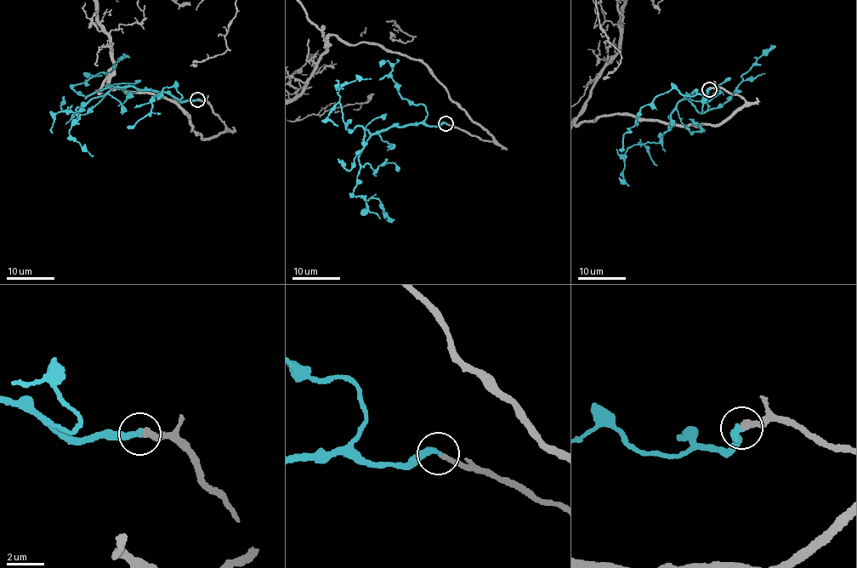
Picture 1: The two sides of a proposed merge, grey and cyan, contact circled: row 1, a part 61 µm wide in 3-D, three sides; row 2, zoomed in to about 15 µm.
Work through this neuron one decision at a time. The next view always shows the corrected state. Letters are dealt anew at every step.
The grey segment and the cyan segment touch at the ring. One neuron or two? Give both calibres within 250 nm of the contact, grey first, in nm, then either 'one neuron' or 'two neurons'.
300 nm thick on the grey side, 280 nm on the other; one neuron

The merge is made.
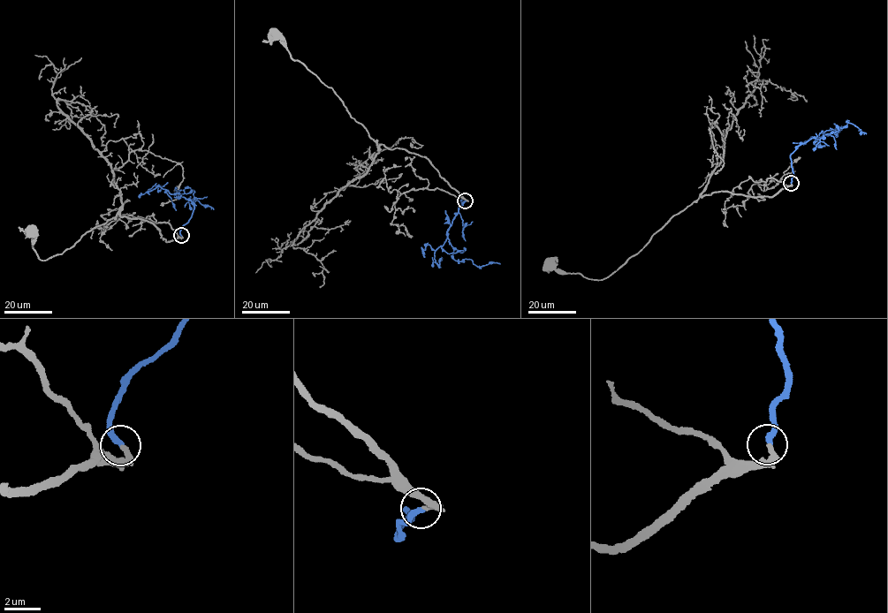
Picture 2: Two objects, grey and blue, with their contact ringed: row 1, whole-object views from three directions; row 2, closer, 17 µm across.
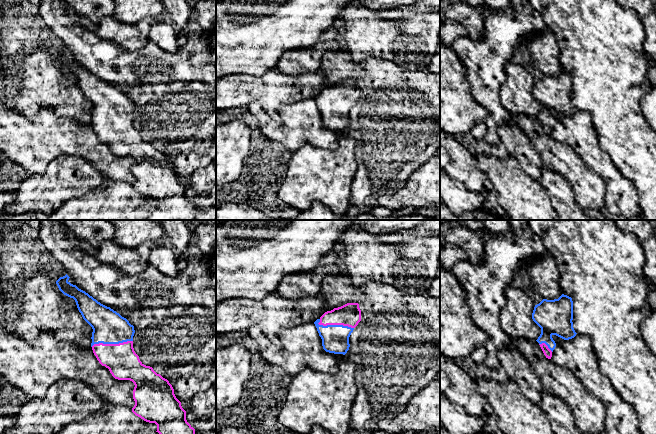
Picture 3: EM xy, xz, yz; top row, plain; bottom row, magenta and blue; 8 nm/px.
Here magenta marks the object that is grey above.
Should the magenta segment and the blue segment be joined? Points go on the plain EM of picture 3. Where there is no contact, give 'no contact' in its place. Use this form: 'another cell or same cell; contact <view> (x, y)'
same cell; contact xy (111, 120)

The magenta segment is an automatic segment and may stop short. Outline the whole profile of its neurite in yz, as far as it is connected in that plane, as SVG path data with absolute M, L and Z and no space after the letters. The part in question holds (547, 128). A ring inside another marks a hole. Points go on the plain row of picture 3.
M562 70L554 76L543 75L535 81L532 95L541 104L541 110L536 117L548 135L551 135L556 123L553 111L569 116L577 110L572 98L573 77L567 71Z

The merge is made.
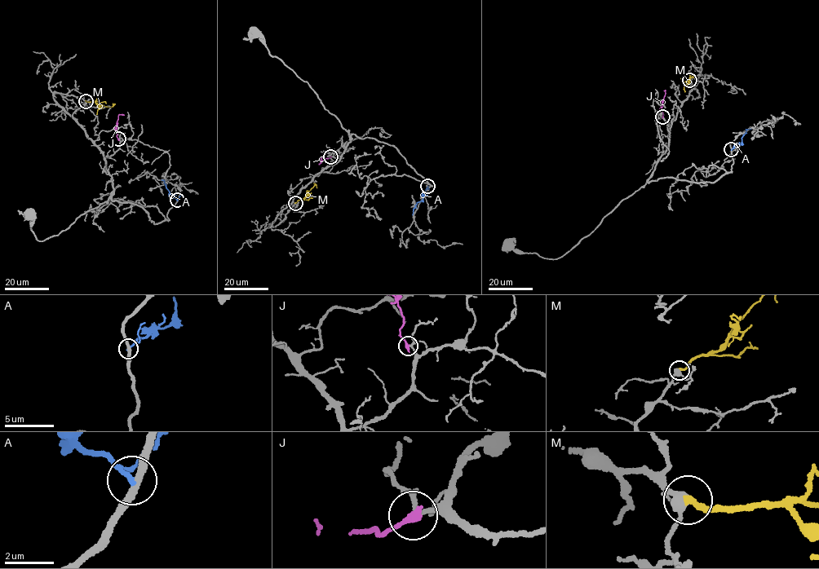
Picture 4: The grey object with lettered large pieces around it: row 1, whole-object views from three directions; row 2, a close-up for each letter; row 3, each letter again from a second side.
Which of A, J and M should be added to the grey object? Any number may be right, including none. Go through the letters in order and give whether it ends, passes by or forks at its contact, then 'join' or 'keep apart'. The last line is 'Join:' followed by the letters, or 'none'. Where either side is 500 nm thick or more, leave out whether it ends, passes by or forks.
A: it ends; keep apart
J: it ends; join
M: it ends; join
Join: J, M

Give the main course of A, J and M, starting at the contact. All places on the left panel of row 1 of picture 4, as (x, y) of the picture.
A: (177, 200), (170, 196), (161, 179)
J: (118, 139), (117, 116), (124, 115)
M: (86, 101), (111, 107), (114, 103)

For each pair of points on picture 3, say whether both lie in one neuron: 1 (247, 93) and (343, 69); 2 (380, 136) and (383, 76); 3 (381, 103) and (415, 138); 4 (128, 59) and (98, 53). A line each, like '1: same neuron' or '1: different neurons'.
1: different neurons
2: same neuron
3: same neuron
4: same neuron

